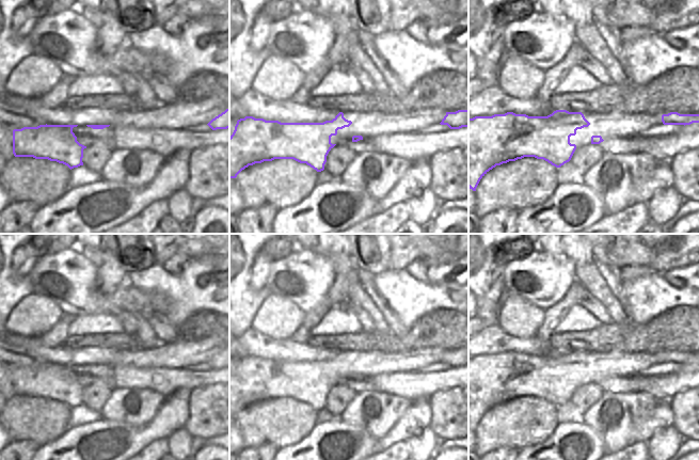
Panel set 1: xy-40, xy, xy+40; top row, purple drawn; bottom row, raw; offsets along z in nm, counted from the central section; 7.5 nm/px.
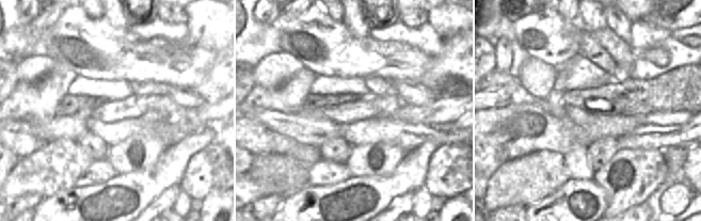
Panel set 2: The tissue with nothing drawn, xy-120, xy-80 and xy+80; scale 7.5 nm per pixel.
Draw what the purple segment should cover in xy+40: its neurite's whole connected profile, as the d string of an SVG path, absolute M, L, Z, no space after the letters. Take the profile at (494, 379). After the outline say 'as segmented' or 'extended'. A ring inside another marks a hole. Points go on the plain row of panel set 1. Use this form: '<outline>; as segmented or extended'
M556 349L547 355L507 351L468 358L468 427L476 430L480 418L493 407L524 396L543 398L556 407L569 401L576 388L570 376L590 362L582 351Z; as segmented

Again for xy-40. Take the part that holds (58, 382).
M39 364L13 369L15 396L48 398L67 405L70 409L83 405L83 388L73 367L78 364Z; as segmented

